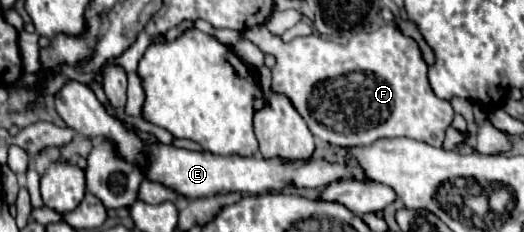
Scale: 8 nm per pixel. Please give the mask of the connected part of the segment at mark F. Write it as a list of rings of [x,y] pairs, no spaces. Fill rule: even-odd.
[[[385,24],[375,32],[359,32],[347,44],[335,44],[319,38],[317,34],[299,36],[291,42],[283,42],[279,36],[273,36],[265,26],[245,30],[245,38],[257,44],[263,52],[269,52],[277,58],[277,64],[271,68],[271,88],[277,94],[287,94],[301,118],[307,122],[309,130],[331,146],[369,146],[375,140],[399,136],[431,144],[431,140],[445,138],[445,130],[451,126],[451,120],[455,116],[451,102],[435,98],[427,82],[427,64],[415,40],[405,36],[393,24]]]

